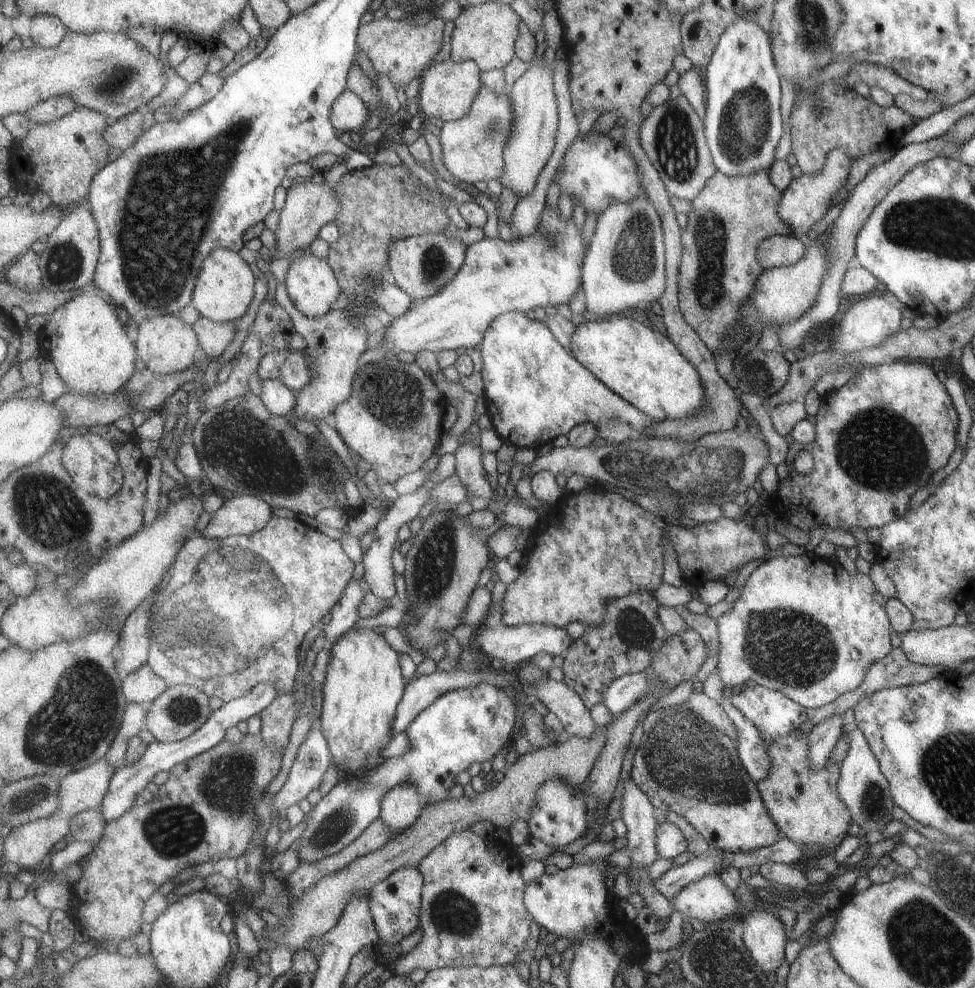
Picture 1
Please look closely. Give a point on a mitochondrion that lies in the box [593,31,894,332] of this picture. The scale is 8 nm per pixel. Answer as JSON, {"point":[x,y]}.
{"point":[749,110]}

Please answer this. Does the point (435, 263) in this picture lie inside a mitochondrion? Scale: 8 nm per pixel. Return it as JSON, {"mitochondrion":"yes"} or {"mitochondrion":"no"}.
{"mitochondrion":"yes"}

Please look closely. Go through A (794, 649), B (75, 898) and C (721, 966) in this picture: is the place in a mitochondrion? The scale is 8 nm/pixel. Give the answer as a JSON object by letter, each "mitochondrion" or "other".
{"A":"mitochondrion","B":"other","C":"mitochondrion"}

